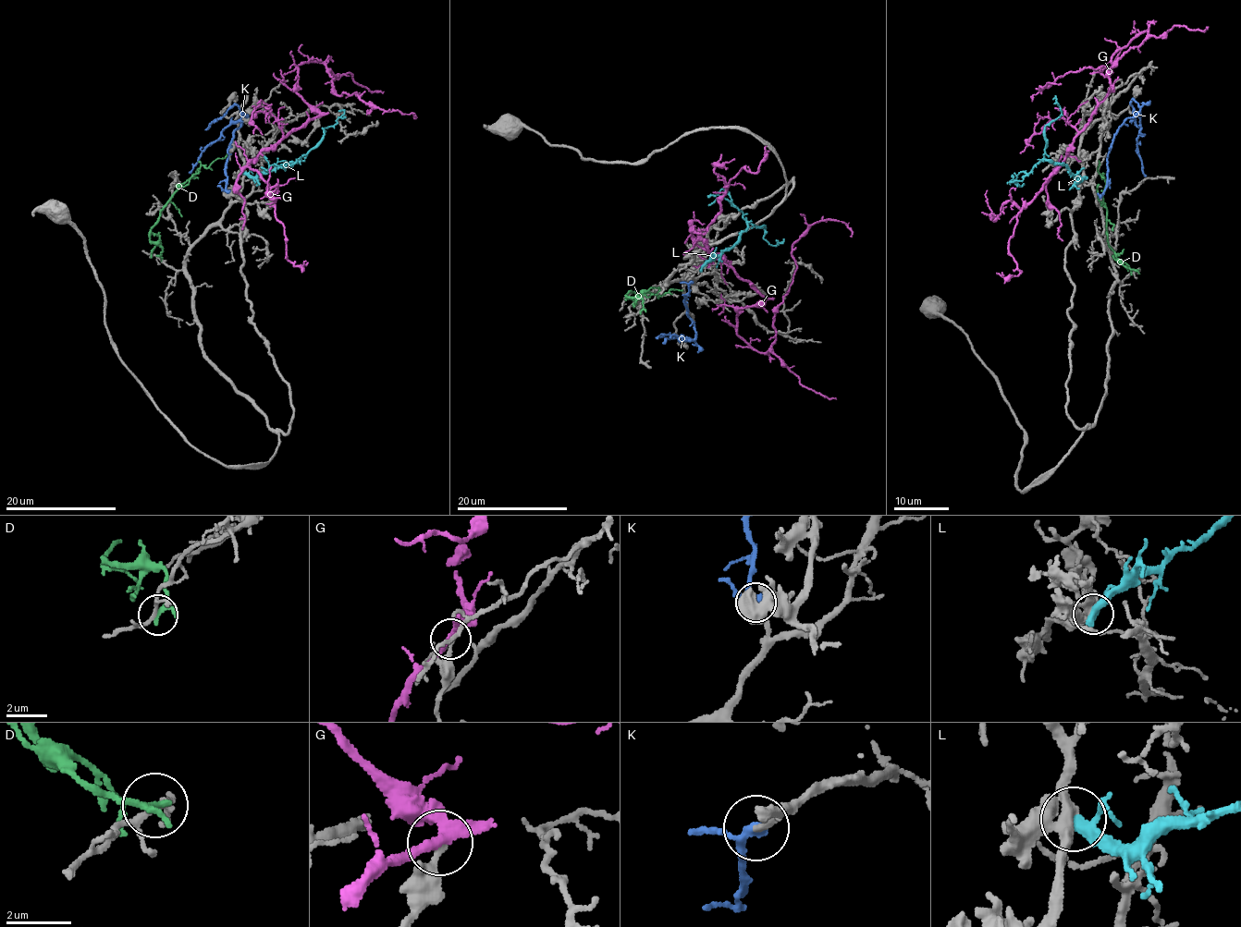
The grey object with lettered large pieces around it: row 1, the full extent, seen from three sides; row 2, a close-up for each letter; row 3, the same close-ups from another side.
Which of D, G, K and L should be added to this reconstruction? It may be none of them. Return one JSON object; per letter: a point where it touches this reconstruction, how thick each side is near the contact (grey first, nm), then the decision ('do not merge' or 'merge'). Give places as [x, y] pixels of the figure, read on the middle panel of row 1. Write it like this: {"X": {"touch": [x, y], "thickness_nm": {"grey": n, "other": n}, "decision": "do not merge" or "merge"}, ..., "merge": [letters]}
{"D": {"touch": [641, 311], "thickness_nm": {"grey": 160, "other": 180}, "decision": "do not merge"}, "G": {"touch": [765, 298], "thickness_nm": {"grey": 190, "other": 240}, "decision": "do not merge"}, "K": {"touch": [691, 281], "thickness_nm": {"grey": 200, "other": 280}, "decision": "merge"}, "L": {"touch": [702, 268], "thickness_nm": {"grey": 380, "other": 360}, "decision": "do not merge"}, "merge": ["K"]}

